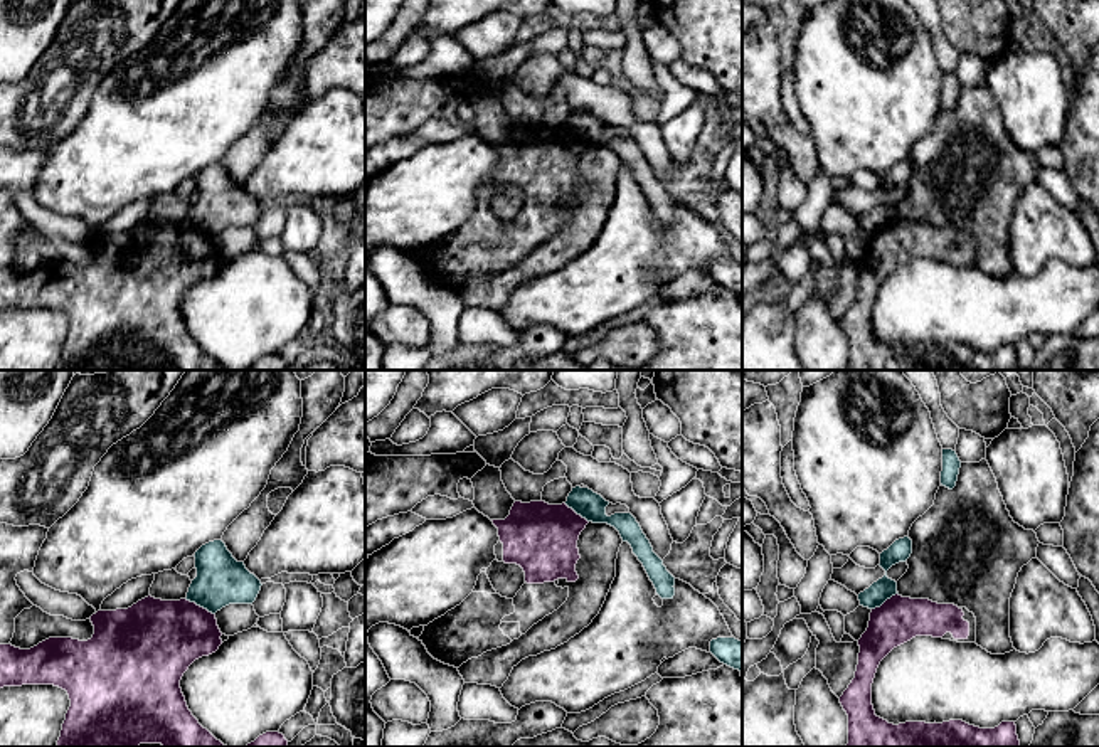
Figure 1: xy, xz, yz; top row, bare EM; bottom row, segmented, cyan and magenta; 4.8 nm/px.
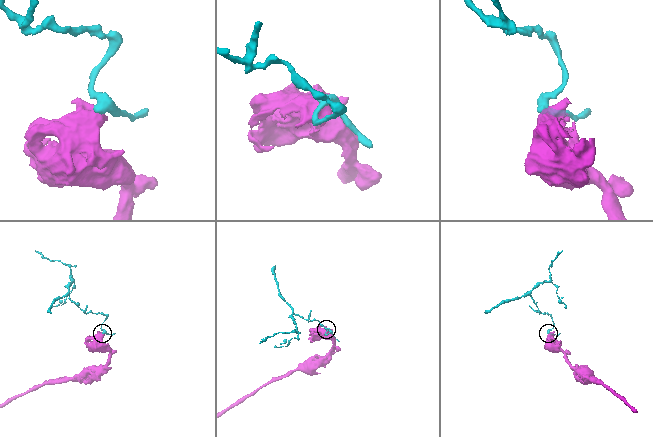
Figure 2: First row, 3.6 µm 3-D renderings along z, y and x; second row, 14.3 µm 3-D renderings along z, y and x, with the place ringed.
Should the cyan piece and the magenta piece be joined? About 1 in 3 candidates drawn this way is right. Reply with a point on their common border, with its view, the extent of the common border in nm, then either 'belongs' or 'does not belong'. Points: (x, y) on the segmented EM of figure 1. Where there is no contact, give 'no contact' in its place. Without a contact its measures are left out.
meets cyan in xy at (201, 606); contact 170 nm long; does not belong

